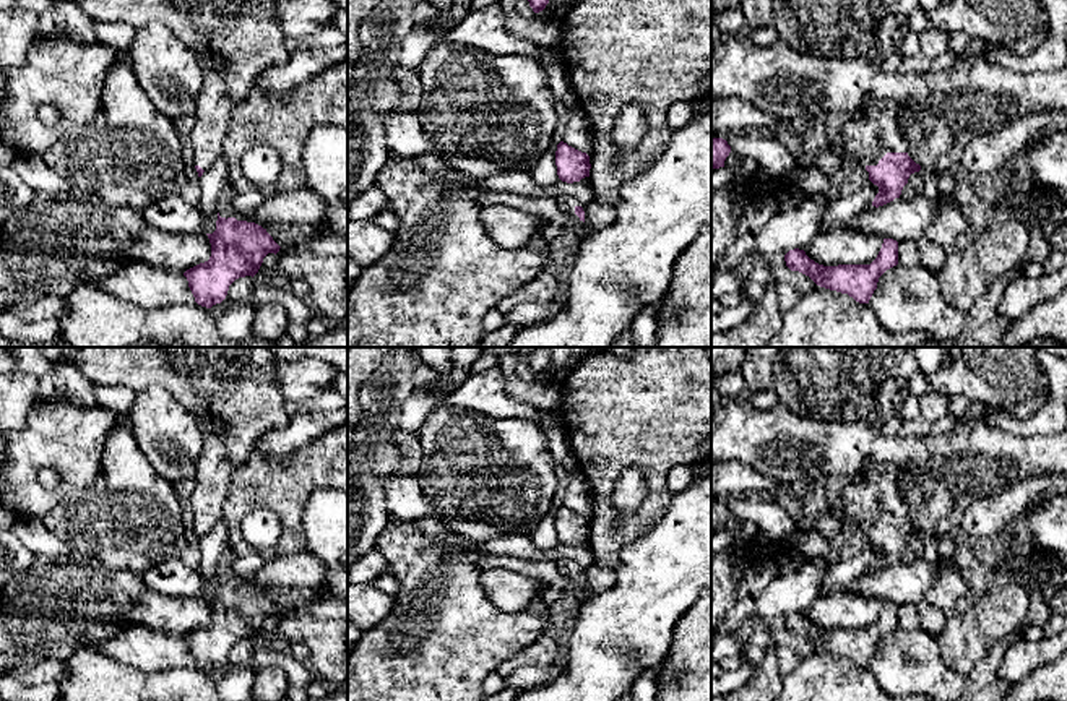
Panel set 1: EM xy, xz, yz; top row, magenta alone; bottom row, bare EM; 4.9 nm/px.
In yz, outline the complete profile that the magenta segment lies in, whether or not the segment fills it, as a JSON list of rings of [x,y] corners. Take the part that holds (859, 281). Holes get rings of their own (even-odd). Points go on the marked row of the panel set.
[[[883,239],[882,248],[870,264],[823,266],[799,248],[789,250],[784,261],[791,271],[809,276],[817,286],[848,294],[859,303],[869,303],[879,277],[898,264],[898,242]]]

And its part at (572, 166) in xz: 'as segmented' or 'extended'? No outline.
as segmented

